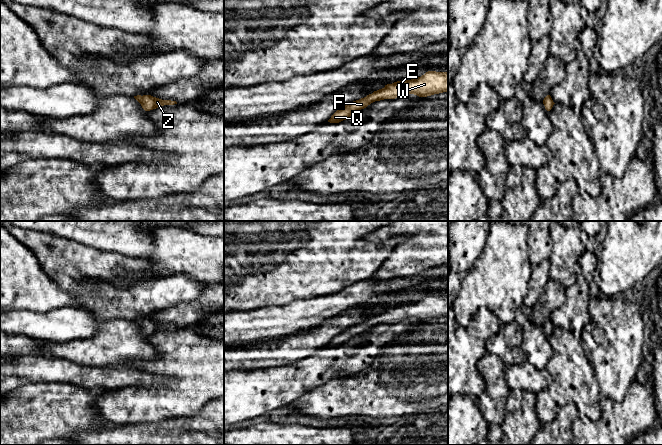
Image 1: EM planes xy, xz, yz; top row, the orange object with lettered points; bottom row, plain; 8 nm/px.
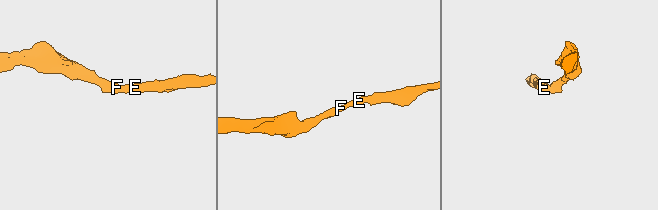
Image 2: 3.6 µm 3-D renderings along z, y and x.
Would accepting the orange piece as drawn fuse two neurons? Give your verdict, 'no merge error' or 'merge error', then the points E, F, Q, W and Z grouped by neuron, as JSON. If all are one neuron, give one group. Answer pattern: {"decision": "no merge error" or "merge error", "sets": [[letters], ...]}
{"decision": "no merge error", "sets": [["E", "F", "Q", "W", "Z"]]}

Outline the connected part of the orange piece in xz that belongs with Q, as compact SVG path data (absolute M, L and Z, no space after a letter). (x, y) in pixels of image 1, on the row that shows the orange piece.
M428 71L418 78L387 84L384 88L374 91L364 98L348 103L337 110L328 122L339 123L346 120L353 113L366 108L375 101L401 98L406 94L427 97L443 92L448 92L448 72Z

